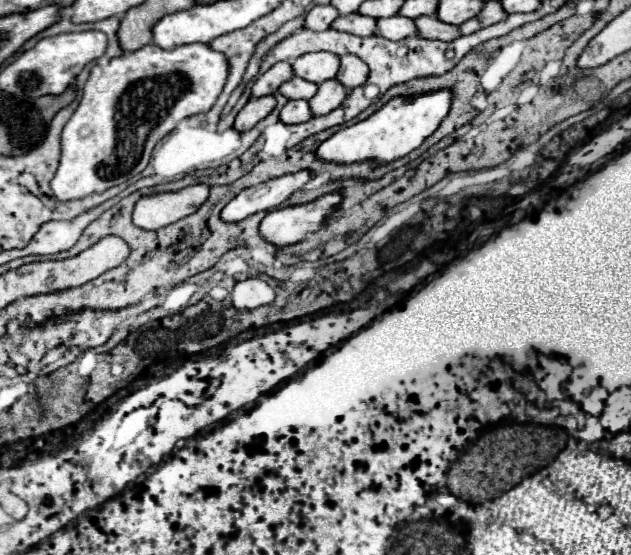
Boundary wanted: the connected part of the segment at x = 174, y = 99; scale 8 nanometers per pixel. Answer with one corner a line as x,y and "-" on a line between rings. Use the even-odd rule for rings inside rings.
148,44
136,52
124,52
108,64
96,64
86,80
82,100
62,130
62,158
56,176
52,178
52,192
58,200
84,198
104,192
116,184
126,184
132,176
142,172
150,160
154,146
186,116
208,112
228,78
228,58
212,50
208,44
184,44
174,50
164,50

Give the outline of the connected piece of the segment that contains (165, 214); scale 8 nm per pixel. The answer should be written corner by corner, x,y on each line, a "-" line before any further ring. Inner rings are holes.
196,184
182,188
178,192
142,196
134,206
132,220
138,228
144,230
164,228
196,212
206,202
208,194
210,194
210,186

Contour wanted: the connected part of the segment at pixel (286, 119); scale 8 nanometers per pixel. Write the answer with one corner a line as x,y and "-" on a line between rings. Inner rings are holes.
288,100
280,112
280,120
284,124
300,124
310,118
312,118
312,112
306,100

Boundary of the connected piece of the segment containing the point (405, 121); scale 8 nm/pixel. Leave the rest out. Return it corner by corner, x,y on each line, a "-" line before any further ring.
438,90
432,94
420,94
416,98
392,98
386,102
380,110
376,110
372,116
368,116
362,122
356,122
352,126
346,126
332,134
328,140
324,140
318,150
316,158
322,162
336,162
336,164
356,164
364,160
372,160
378,166
390,164
412,150
416,150
442,122
442,118
450,110
450,92

